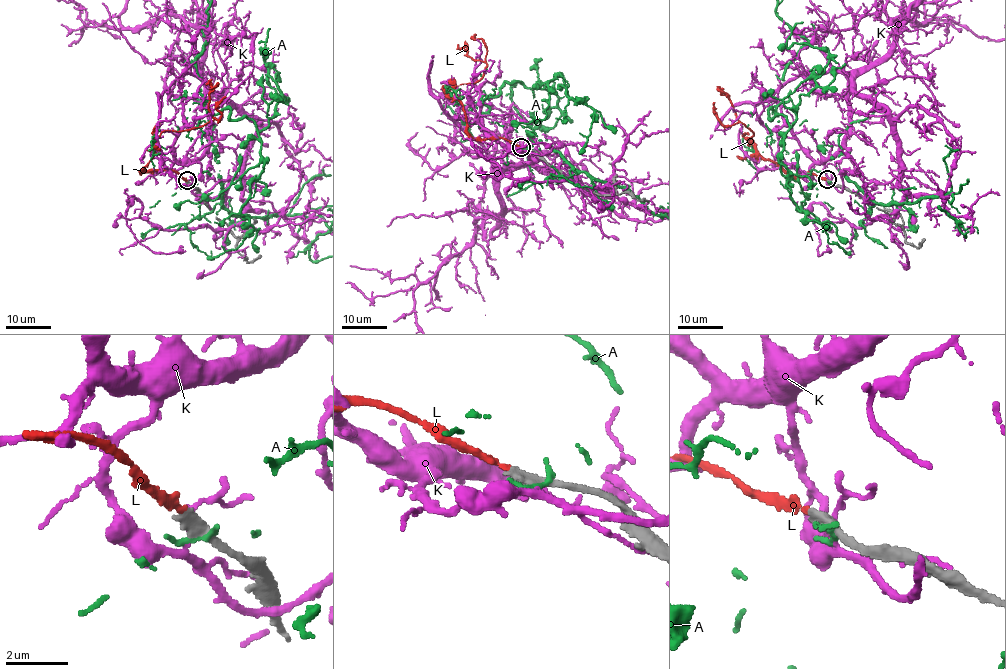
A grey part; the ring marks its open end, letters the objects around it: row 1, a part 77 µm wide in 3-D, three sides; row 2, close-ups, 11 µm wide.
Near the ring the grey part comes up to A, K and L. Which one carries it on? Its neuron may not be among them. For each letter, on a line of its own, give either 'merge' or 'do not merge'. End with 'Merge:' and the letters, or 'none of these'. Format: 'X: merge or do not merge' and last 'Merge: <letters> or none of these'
A: do not merge
K: do not merge
L: merge
Merge: L

